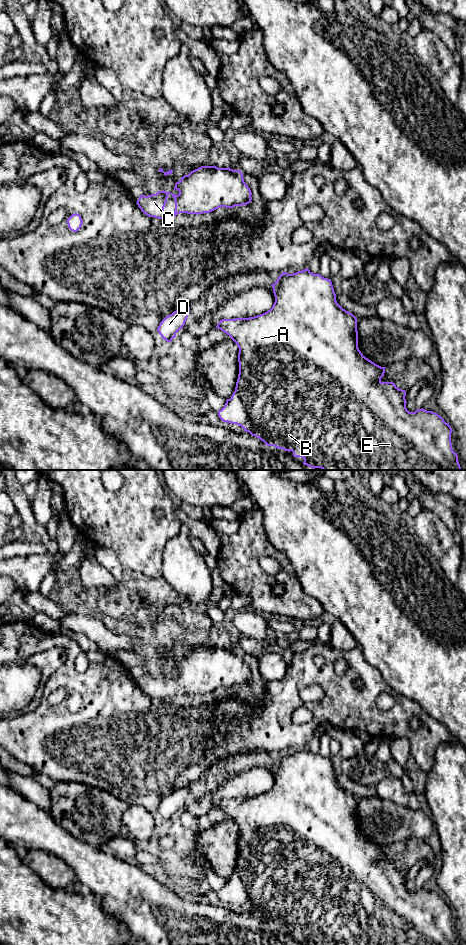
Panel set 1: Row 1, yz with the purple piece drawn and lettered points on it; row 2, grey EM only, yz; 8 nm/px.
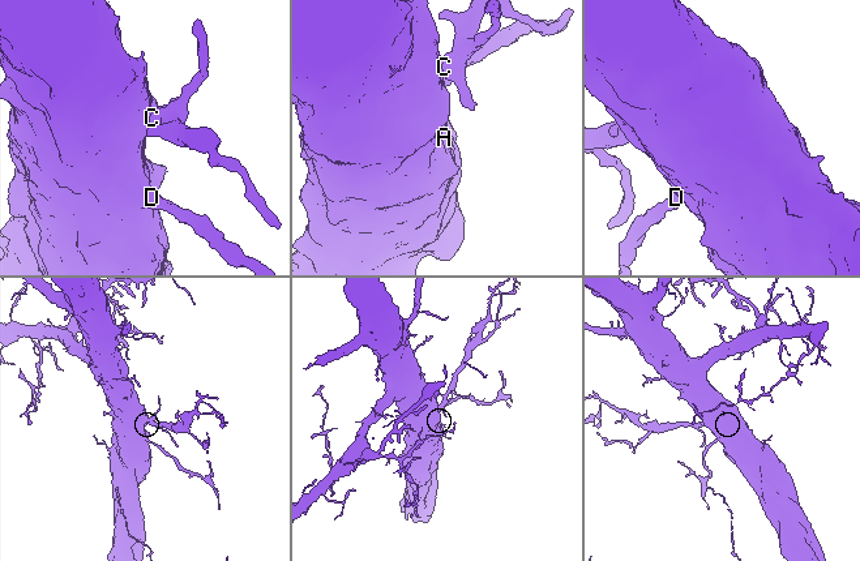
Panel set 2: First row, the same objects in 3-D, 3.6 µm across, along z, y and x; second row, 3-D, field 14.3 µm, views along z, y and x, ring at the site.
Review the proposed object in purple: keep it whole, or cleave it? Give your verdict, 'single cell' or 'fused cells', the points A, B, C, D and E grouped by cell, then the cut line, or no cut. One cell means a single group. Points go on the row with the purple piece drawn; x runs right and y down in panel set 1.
single cell | A B C D E | no cut

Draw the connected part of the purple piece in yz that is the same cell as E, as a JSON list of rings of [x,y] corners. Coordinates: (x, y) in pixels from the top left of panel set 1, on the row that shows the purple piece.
[[[308,268],[293,274],[281,273],[271,285],[275,302],[267,312],[249,318],[222,319],[216,328],[229,335],[239,348],[239,374],[235,391],[224,407],[218,411],[223,422],[241,426],[244,431],[259,438],[267,446],[274,446],[285,451],[292,451],[293,456],[304,459],[303,464],[313,469],[322,470],[462,470],[458,455],[452,449],[449,423],[435,412],[423,408],[409,412],[406,408],[406,391],[399,389],[393,382],[382,382],[385,368],[366,358],[358,348],[357,318],[343,309],[336,301],[336,294],[331,279],[313,274]]]

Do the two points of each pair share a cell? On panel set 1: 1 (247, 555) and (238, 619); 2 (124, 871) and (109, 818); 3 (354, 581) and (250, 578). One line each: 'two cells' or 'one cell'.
1: two cells
2: two cells
3: two cells

